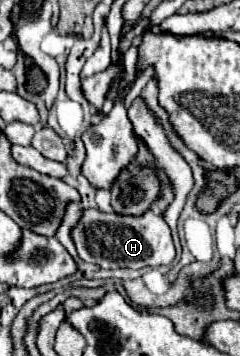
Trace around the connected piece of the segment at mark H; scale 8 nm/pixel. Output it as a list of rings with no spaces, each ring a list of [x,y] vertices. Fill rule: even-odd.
[[[86,208],[82,210],[78,224],[72,228],[72,240],[78,256],[100,268],[146,268],[170,264],[174,260],[170,228],[152,210],[146,210],[140,216],[124,216],[114,210],[102,212],[98,208]]]

